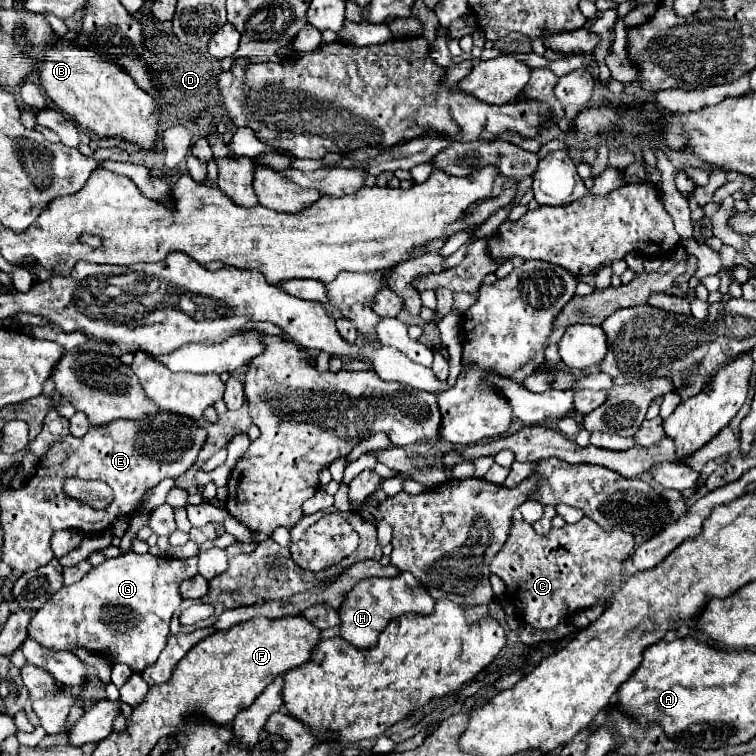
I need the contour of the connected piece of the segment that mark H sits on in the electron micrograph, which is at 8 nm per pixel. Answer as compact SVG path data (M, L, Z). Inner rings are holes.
M400 573L394 579L388 579L388 577L370 577L370 579L360 581L354 589L350 589L346 593L344 605L340 607L340 621L342 621L342 633L340 635L342 635L342 639L346 639L348 643L352 643L354 647L368 649L368 647L374 647L376 645L378 635L384 631L384 627L392 619L398 619L400 615L408 615L408 613L424 613L424 615L428 613L430 615L434 611L434 605L436 605L436 601L422 587L422 583L416 577L412 577L410 573Z

